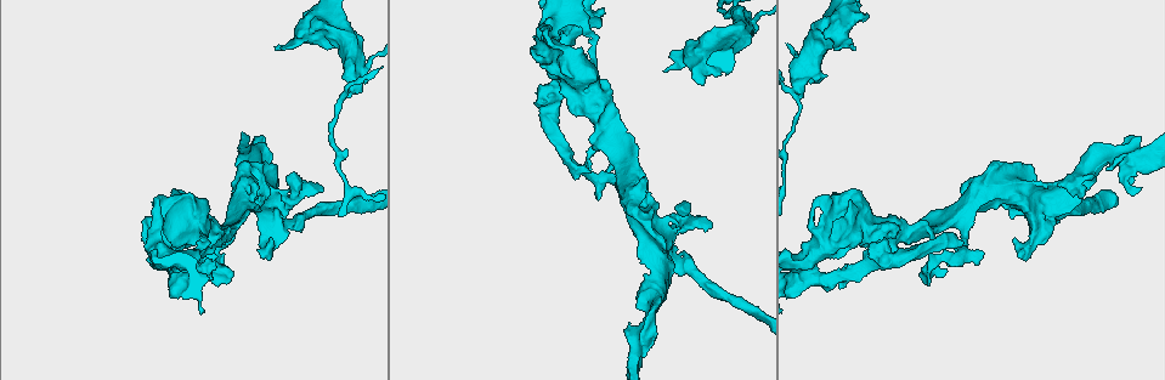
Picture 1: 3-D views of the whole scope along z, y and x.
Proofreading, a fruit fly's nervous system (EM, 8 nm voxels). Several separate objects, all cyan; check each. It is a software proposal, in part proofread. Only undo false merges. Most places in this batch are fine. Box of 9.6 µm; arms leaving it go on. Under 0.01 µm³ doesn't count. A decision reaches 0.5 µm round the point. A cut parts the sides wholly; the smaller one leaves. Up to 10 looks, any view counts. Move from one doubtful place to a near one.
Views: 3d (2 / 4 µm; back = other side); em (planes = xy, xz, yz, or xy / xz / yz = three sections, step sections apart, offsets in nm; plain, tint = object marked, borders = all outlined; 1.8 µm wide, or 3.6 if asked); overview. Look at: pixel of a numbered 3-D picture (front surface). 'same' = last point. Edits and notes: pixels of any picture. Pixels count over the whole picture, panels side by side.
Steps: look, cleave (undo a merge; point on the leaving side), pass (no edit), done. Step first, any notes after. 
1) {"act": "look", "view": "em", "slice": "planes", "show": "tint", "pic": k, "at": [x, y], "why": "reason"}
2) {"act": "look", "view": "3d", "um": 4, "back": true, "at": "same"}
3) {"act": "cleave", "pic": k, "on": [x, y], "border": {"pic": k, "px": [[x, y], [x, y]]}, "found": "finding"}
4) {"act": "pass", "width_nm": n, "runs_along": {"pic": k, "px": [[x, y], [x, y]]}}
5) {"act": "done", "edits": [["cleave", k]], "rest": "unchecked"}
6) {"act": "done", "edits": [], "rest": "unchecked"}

{"act": "look", "view": "3d", "um": 4, "pic": 1, "at": [805, 260], "why": "abrupt turn"}

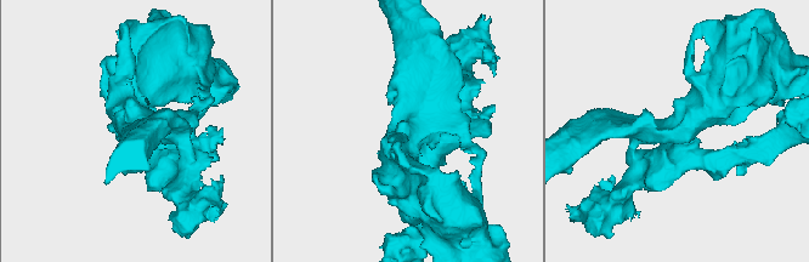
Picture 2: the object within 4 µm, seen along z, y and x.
{"act": "look", "view": "em", "slice": "yz", "step": 4, "show": "tint", "pic": 2, "at": [420, 122], "why": "shape alone is not enough"}

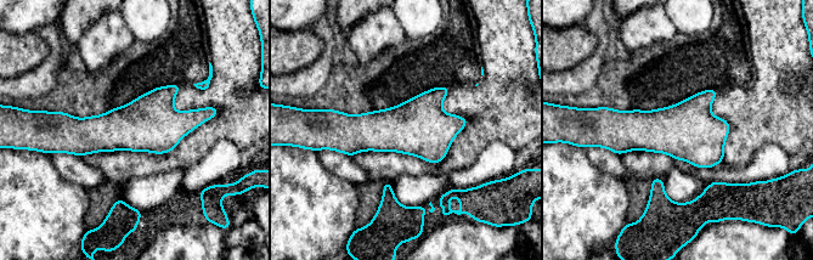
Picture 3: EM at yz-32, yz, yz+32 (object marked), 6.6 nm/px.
{"act": "look", "view": "em", "slice": "planes", "show": "tint", "at": "same", "why": "cut it another way"}

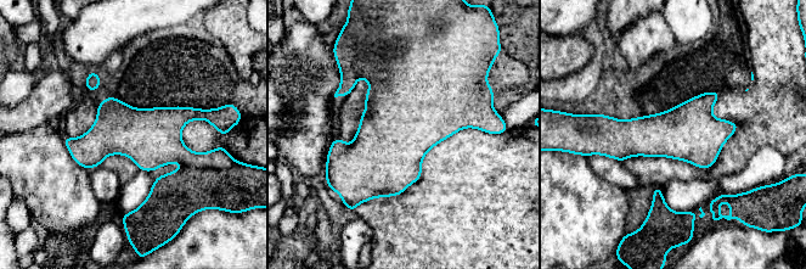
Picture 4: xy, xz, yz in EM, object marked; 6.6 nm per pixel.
{"act": "cleave", "pic": 4, "on": [176, 196], "border": {"pic": 4, "px": [[182, 166], [209, 168]]}, "found": "a second cell is stuck on"}

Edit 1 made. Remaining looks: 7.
{"act": "look", "view": "em", "slice": "yz", "step": 16, "show": "tint", "pic": 1, "at": [1033, 242], "why": "thick turns thin"}

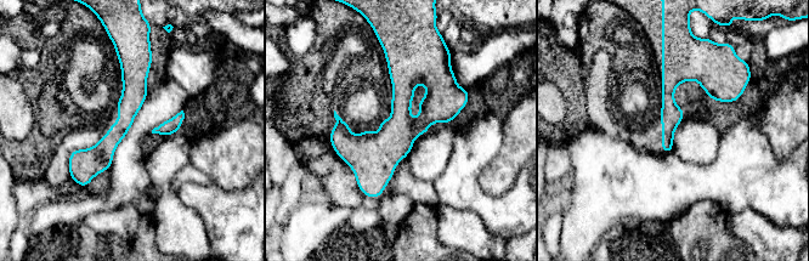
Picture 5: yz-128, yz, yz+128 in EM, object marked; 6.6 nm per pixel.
{"act": "pass", "width_nm": 120, "runs_along": {"pic": 5, "px": [[395, 54], [401, 130], [373, 193]]}, "found": "continuous, no second cell"}

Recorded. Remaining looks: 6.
{"act": "look", "view": "em", "slice": "yz", "step": 8, "show": "tint", "pic": 1, "at": [657, 302], "why": "closes a loop"}

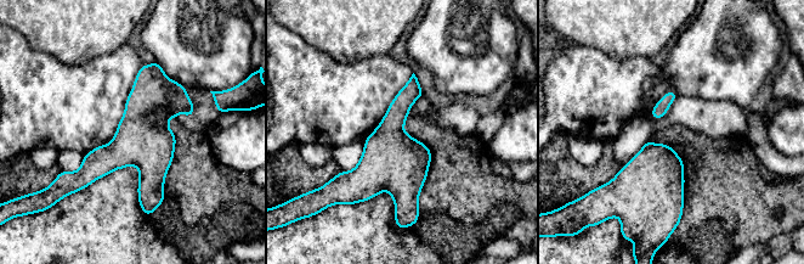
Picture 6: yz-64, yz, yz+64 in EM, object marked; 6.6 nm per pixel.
{"act": "look", "view": "em", "slice": "planes", "show": "tint", "at": "same", "why": "cut it another way"}

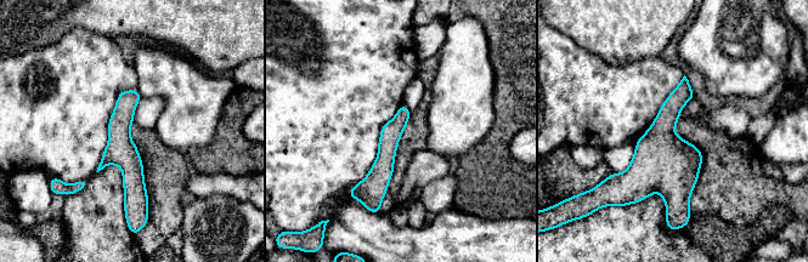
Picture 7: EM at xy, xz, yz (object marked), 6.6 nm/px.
{"act": "pass", "runs_along": {"pic": 7, "px": [[129, 92], [123, 152], [135, 206]]}, "found": "all the same cell"}

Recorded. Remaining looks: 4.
{"act": "look", "view": "3d", "um": 4, "pic": 1, "at": [975, 196], "why": "sharp bend"}

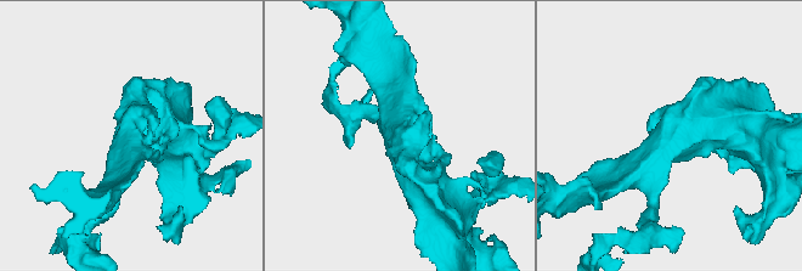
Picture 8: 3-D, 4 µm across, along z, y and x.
{"act": "look", "view": "em", "um": 3.6, "slice": "xy", "step": 4, "show": "plain", "pic": 8, "at": [672, 135], "why": "shape alone is not enough"}

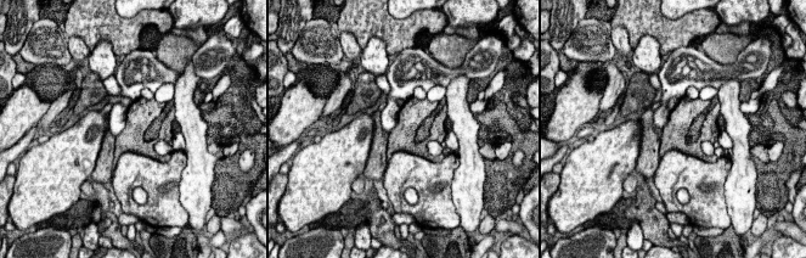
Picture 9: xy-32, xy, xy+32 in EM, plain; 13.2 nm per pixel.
{"act": "look", "view": "em", "um": 3.6, "slice": "xy", "step": 4, "show": "tint", "at": "same", "why": "where the object lies"}

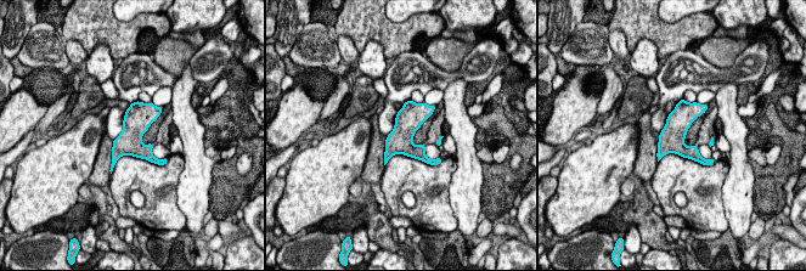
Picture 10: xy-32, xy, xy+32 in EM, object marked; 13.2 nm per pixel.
{"act": "pass", "width_nm": 340, "found": "one cell here"}

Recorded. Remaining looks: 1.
{"act": "done", "edits": [["cleave", 4]], "rest": "unchecked"}

